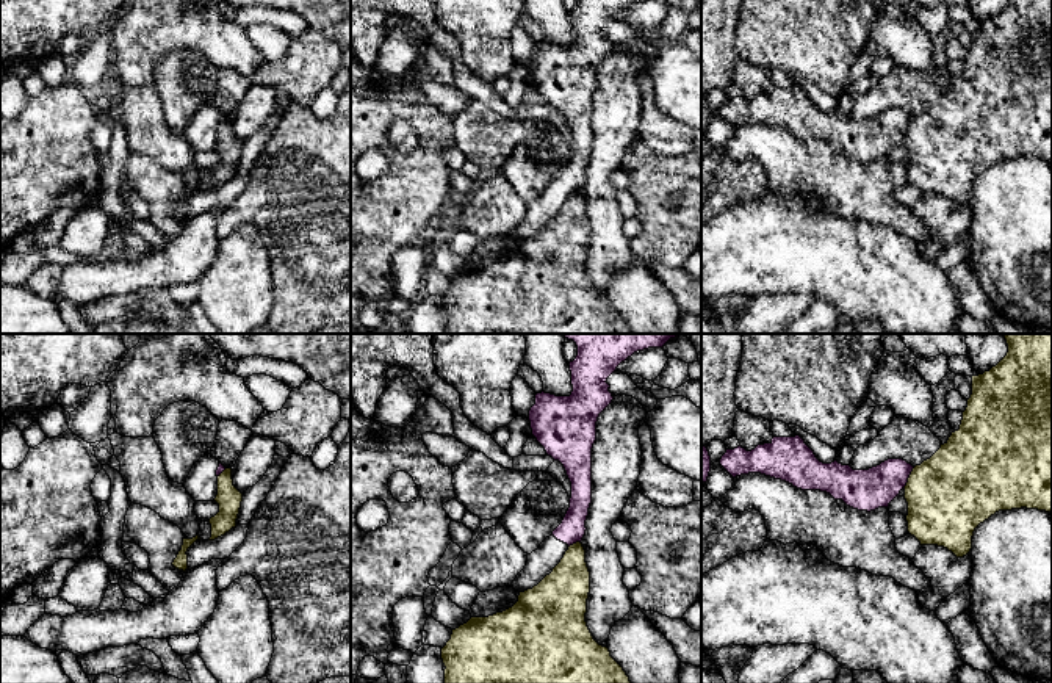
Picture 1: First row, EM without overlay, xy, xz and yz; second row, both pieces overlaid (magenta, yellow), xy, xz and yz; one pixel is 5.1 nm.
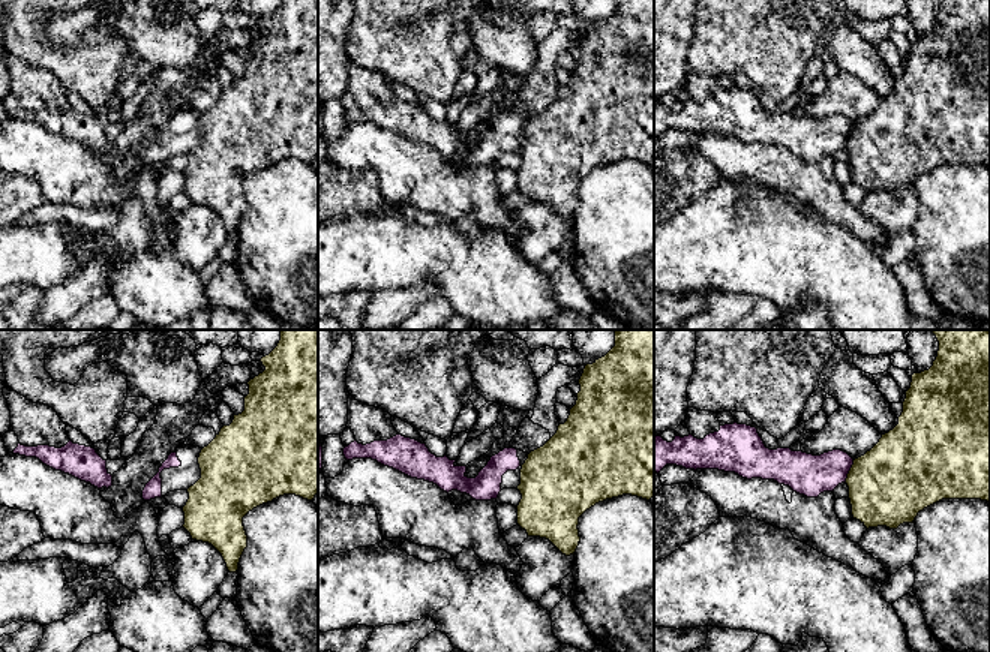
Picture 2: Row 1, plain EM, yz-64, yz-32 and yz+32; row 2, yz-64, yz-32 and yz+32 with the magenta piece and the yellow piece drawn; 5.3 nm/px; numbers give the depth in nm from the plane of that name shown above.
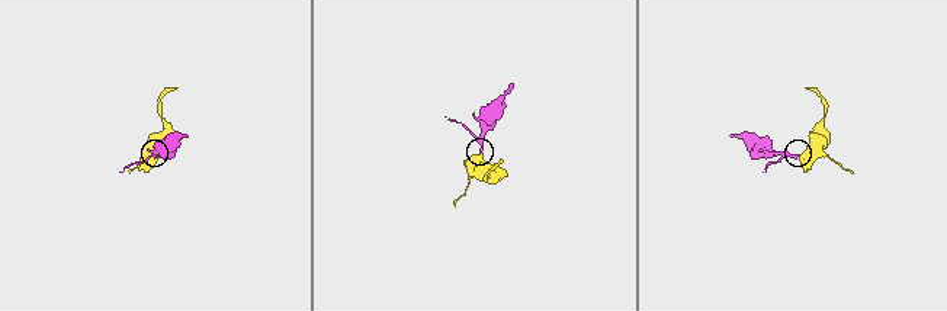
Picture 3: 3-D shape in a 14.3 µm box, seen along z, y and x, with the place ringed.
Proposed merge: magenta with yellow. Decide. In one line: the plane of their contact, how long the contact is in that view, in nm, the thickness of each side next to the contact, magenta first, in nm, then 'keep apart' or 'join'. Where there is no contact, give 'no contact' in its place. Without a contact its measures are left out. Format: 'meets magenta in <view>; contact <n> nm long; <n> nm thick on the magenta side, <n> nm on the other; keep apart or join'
meets magenta in yz; contact 130 nm long; 200 nm thick on the magenta side, 420 nm on the other; keep apart

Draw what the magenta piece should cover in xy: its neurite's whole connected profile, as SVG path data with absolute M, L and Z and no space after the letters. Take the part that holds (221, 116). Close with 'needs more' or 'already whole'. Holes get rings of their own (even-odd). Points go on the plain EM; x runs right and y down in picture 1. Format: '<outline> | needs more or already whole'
M211 103L200 107L183 132L194 150L213 150L218 144L218 125L225 116Z | needs more

